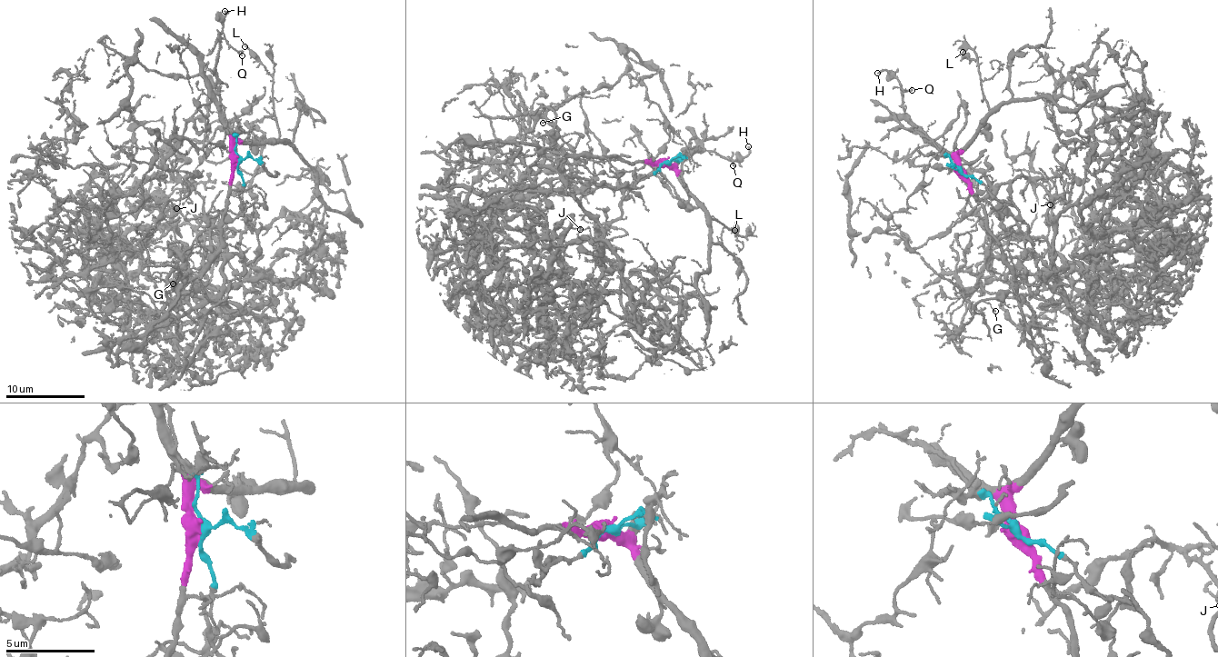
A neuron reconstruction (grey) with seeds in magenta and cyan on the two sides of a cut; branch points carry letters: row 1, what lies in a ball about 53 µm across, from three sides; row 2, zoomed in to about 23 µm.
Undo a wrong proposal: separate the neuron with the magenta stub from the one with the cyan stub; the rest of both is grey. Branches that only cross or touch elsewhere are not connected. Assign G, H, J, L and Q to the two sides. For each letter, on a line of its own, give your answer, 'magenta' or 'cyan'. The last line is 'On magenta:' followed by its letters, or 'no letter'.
G: magenta
H: magenta
J: cyan
L: magenta
Q: magenta
On magenta: G, H, L, Q

